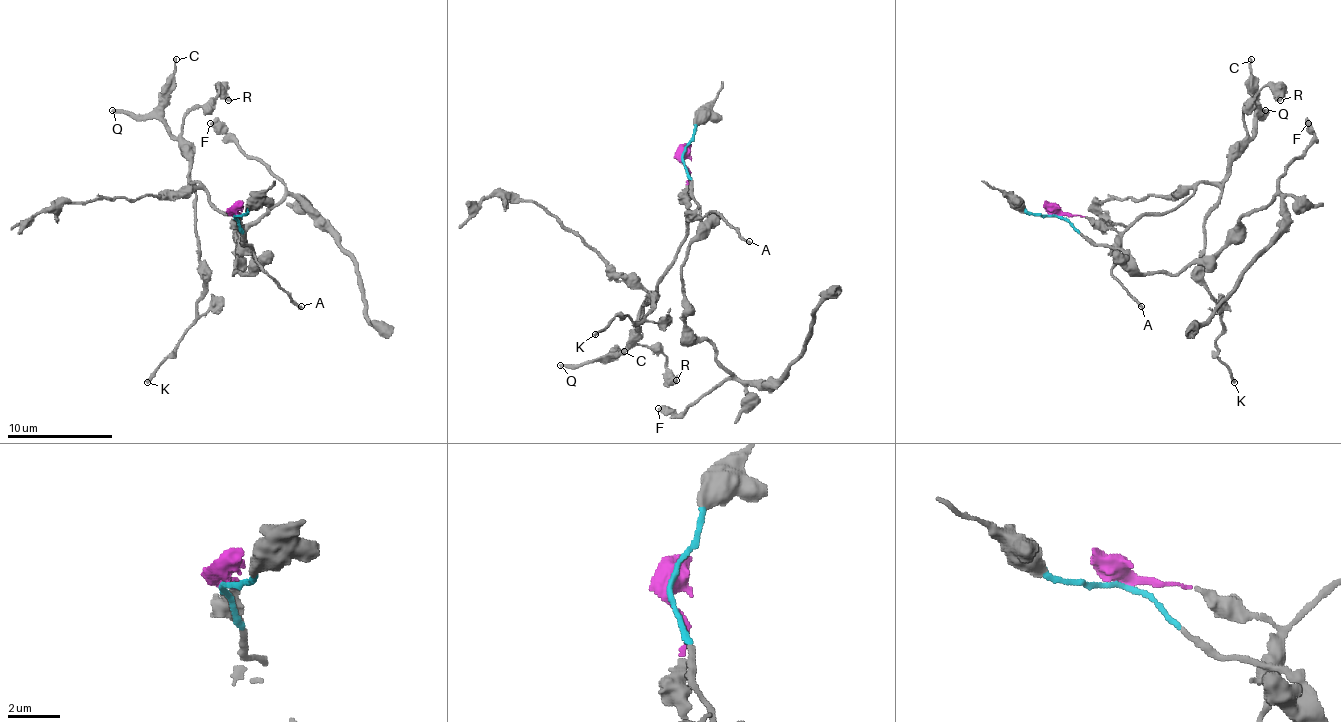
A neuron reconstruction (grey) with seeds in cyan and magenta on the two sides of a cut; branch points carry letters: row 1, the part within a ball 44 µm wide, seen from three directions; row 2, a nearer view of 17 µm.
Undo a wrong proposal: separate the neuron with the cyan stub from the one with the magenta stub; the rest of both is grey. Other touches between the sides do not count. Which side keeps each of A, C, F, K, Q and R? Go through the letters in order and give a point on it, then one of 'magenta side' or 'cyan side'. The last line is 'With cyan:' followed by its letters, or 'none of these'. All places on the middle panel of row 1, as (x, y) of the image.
A: at (749, 241); magenta side
C: at (624, 351); magenta side
F: at (658, 408); cyan side
K: at (595, 334); magenta side
Q: at (560, 365); magenta side
R: at (676, 380); magenta side
With cyan: F

